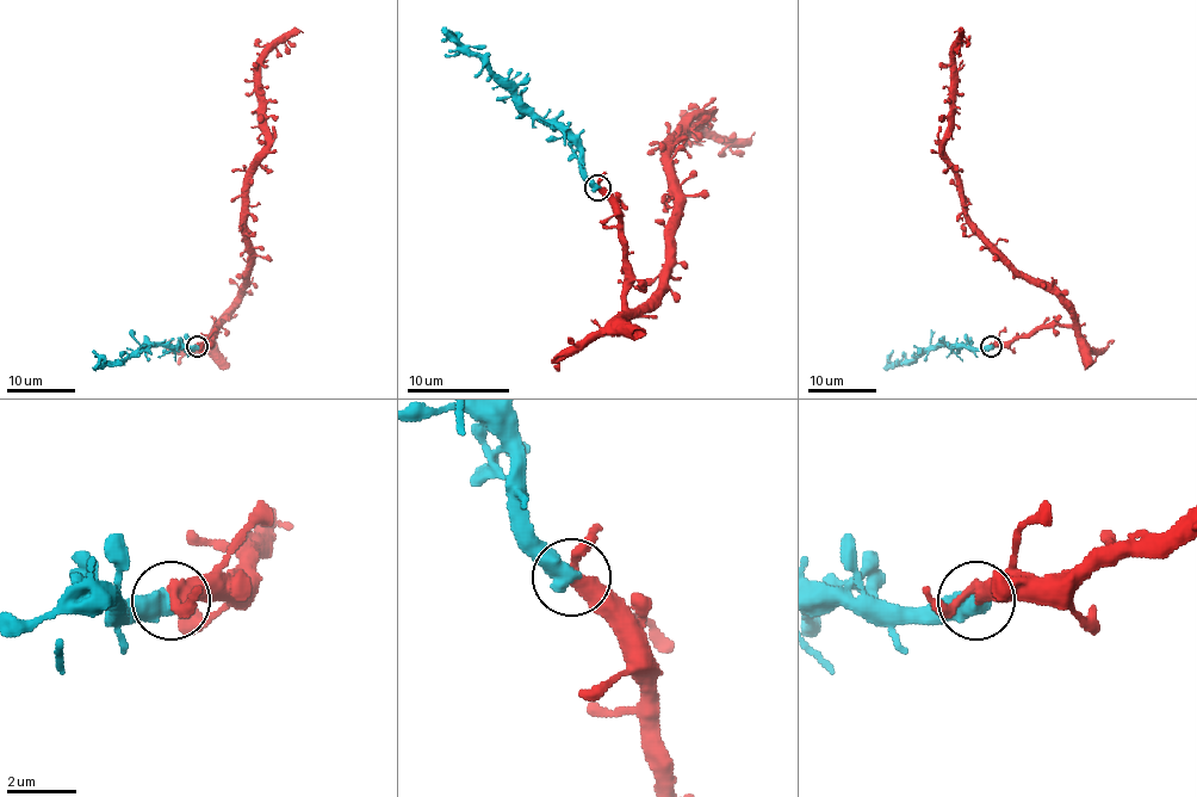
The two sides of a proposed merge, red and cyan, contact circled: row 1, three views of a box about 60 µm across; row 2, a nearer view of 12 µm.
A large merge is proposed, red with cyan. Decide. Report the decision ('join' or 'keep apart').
join

